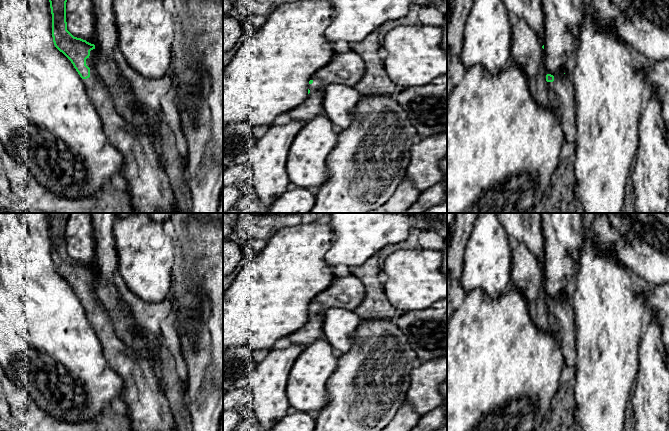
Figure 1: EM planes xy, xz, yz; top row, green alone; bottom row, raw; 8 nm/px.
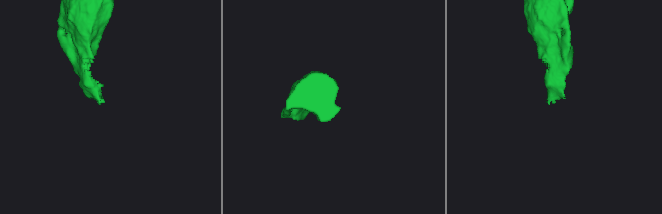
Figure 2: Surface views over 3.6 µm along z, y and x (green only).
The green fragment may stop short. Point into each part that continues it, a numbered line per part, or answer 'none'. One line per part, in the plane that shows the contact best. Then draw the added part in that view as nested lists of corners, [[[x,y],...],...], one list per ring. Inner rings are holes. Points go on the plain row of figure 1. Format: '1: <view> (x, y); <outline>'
1: xy (144, 394); [[[93,273],[86,283],[90,301],[83,303],[85,314],[102,345],[106,361],[123,381],[120,398],[127,405],[133,431],[176,431],[164,385],[151,359],[135,352],[119,337],[109,313],[97,297],[95,285]]]

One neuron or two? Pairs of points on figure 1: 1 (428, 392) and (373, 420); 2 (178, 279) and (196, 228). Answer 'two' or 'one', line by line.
1: two
2: one

